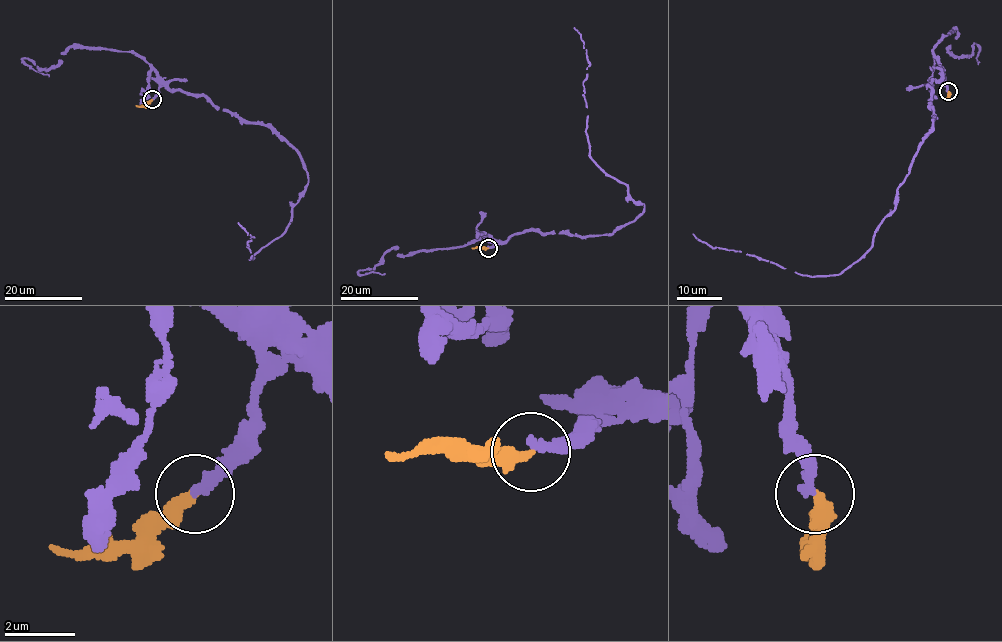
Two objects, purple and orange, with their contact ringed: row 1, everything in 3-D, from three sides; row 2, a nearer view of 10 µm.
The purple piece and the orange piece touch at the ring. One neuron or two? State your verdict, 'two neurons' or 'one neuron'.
one neuron

